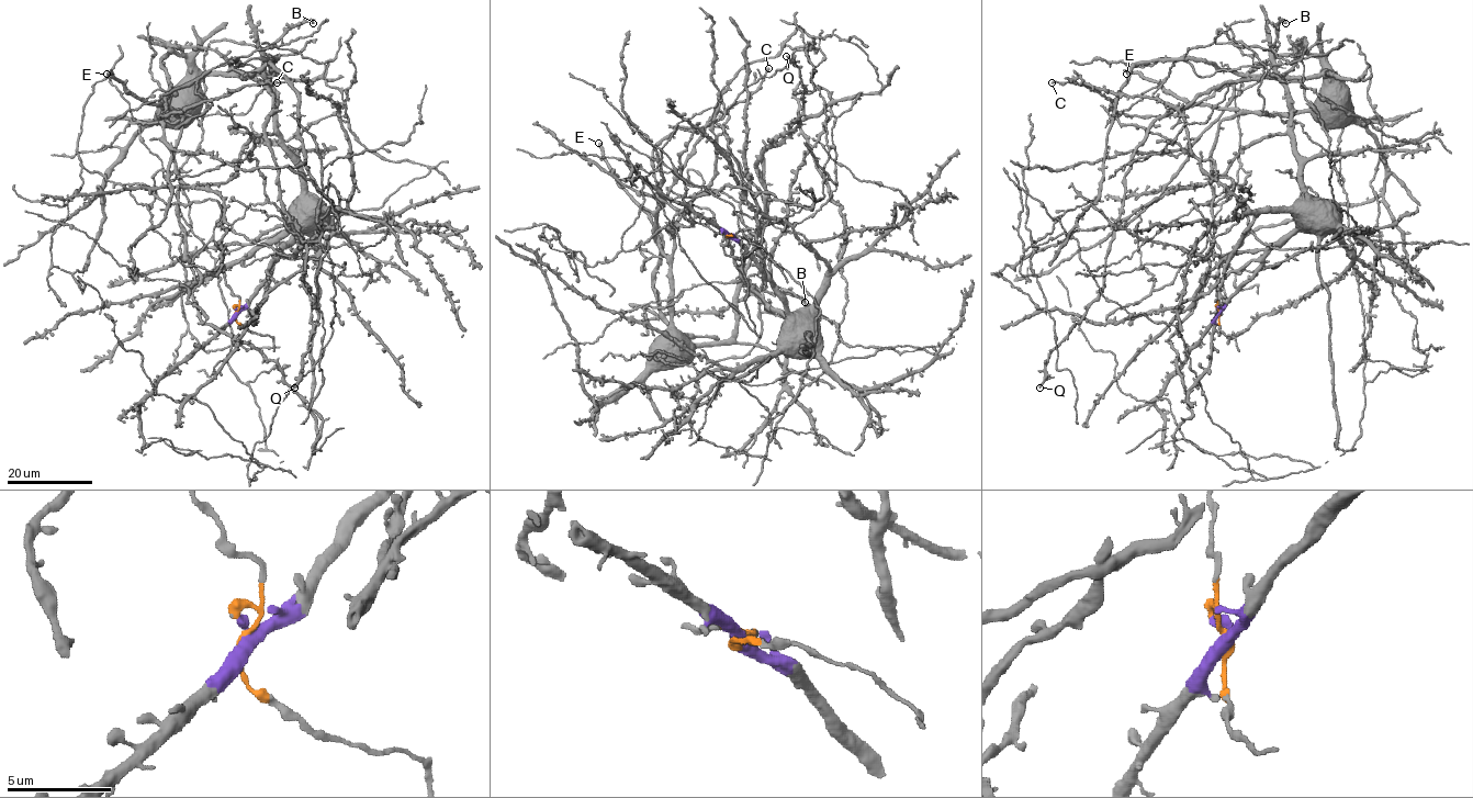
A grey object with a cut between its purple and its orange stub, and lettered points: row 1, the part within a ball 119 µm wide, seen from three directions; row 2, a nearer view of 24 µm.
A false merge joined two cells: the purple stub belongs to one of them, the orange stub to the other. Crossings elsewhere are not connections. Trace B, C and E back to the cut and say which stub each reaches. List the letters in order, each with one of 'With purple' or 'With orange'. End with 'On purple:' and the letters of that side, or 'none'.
B: With purple
C: With orange
E: With orange
On purple: B

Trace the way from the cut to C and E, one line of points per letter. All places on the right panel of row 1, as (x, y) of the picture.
C: (1219, 313), (1218, 257), (1189, 202), (1212, 202), (1233, 86), (1126, 115), (1050, 82)
E: (1219, 313), (1218, 257), (1189, 202), (1212, 202), (1217, 125), (1239, 111), (1190, 105), (1126, 74)

